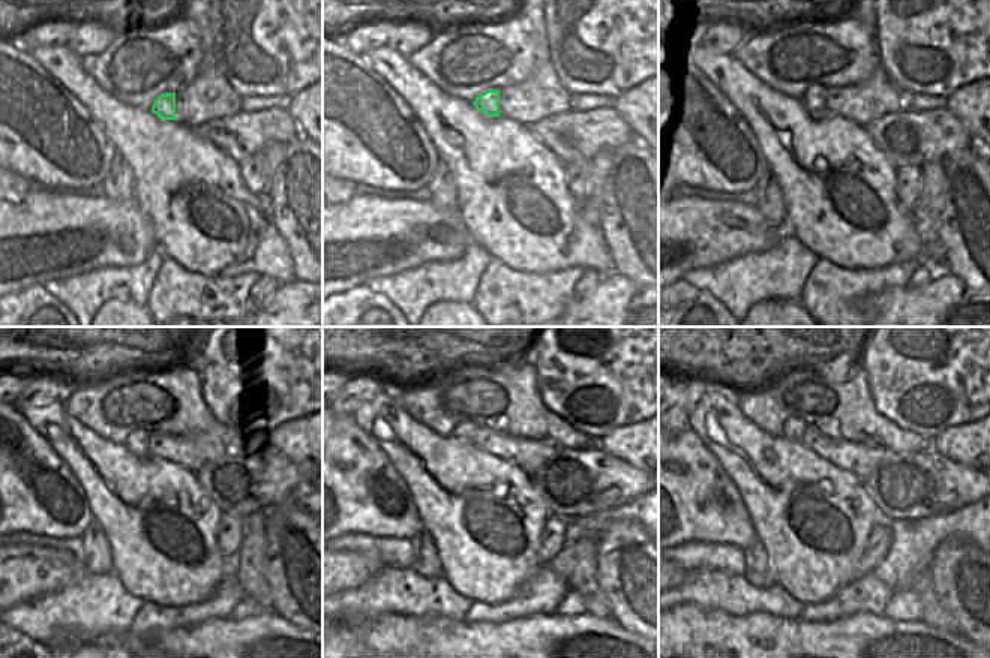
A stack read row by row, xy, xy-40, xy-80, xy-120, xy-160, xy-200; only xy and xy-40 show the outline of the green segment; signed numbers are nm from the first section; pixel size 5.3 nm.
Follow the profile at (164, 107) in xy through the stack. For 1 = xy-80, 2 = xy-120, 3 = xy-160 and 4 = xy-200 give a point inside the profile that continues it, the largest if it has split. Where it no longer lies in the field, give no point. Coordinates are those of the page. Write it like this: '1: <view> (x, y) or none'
1: xy-80 (815, 99)
2: xy-120 (137, 442)
3: xy-160 (462, 429)
4: xy-200 (791, 429)

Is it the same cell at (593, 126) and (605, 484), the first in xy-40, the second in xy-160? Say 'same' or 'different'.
same

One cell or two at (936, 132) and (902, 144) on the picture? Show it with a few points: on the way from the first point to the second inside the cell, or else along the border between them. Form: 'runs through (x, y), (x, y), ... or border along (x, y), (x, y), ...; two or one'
runs through (927, 137), (911, 138); one

